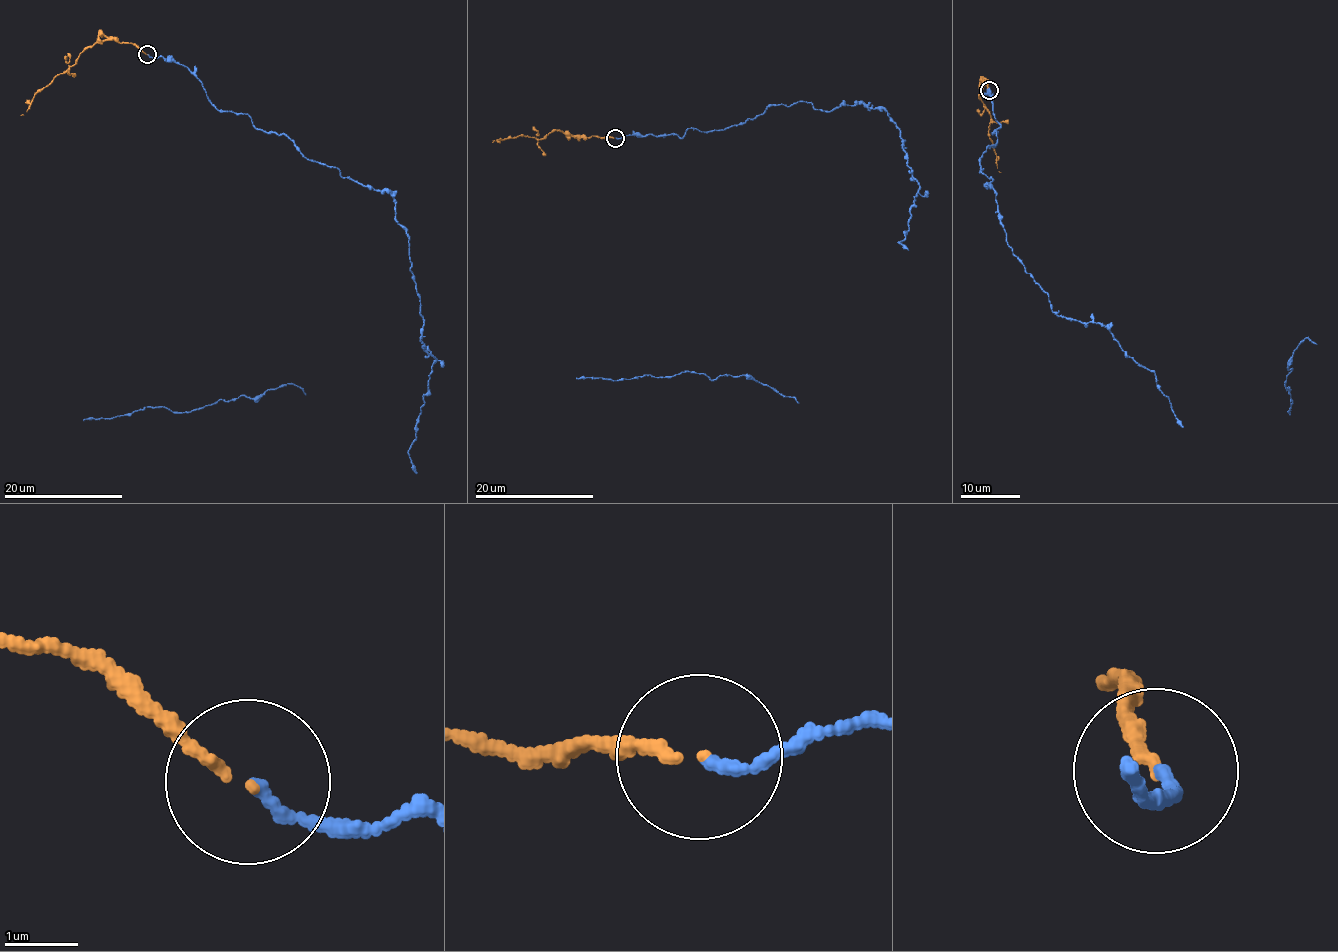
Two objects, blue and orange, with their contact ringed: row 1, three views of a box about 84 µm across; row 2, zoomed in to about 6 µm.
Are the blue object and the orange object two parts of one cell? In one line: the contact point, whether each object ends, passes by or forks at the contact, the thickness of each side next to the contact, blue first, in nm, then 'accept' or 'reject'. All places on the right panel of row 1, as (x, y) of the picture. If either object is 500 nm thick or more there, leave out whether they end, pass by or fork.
(989, 90) | blue ends | orange ends | 150/140 nm | accept

